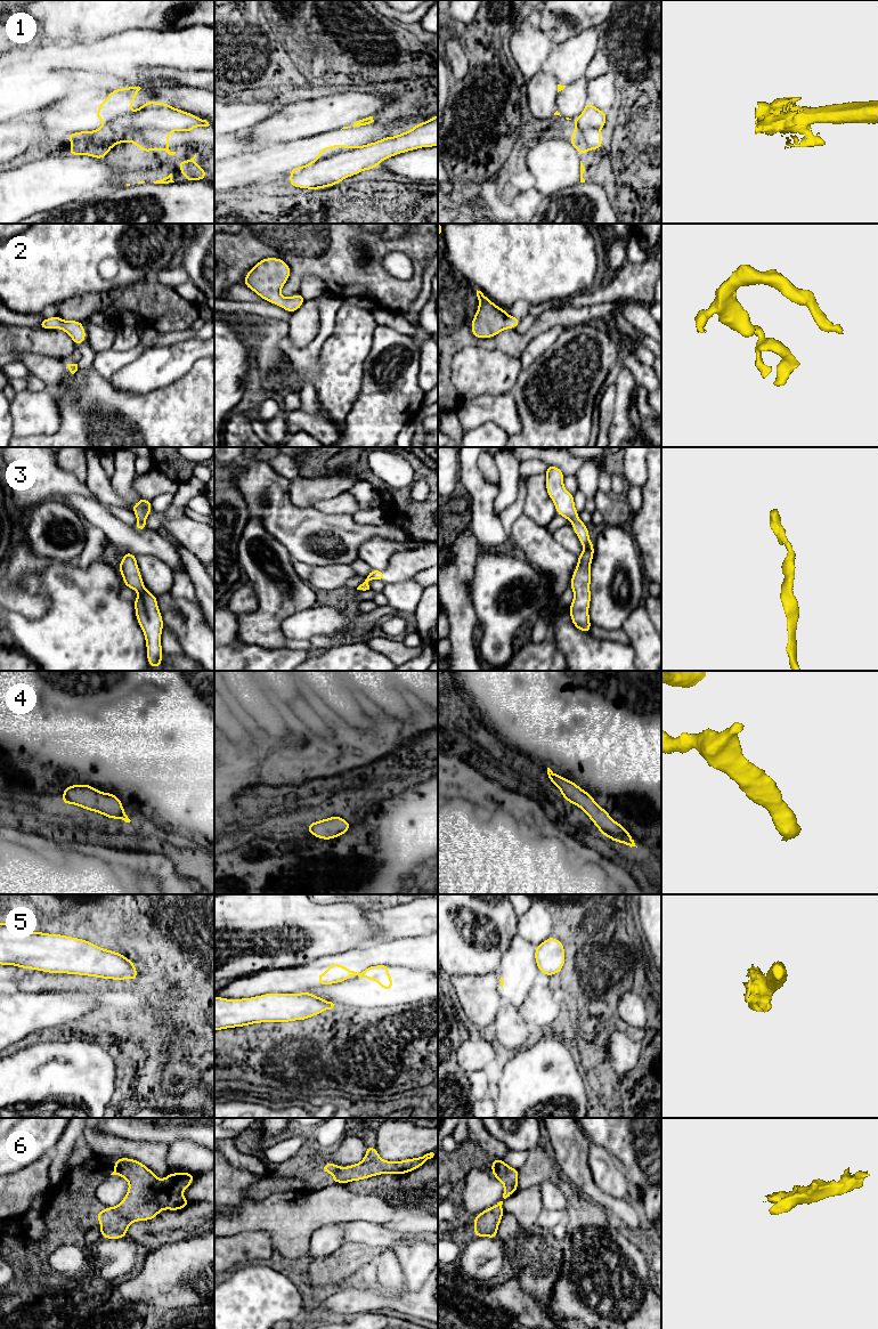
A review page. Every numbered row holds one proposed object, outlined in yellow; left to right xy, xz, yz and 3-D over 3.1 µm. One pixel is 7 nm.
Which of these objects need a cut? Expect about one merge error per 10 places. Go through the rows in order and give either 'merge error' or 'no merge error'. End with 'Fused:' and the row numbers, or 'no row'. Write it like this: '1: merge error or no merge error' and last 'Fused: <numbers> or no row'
1: no merge error
2: no merge error
3: no merge error
4: no merge error
5: no merge error
6: no merge error
Fused: no row

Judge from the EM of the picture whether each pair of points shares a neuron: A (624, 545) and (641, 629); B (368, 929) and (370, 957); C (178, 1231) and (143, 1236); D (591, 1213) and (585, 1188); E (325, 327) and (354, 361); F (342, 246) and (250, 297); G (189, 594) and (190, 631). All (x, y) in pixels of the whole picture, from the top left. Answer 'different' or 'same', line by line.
A: different
B: different
C: same
D: different
E: different
F: different
G: different

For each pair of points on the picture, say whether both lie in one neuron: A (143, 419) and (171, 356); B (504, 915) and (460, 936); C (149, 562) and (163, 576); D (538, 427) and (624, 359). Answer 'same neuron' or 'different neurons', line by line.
A: different neurons
B: same neuron
C: same neuron
D: different neurons

